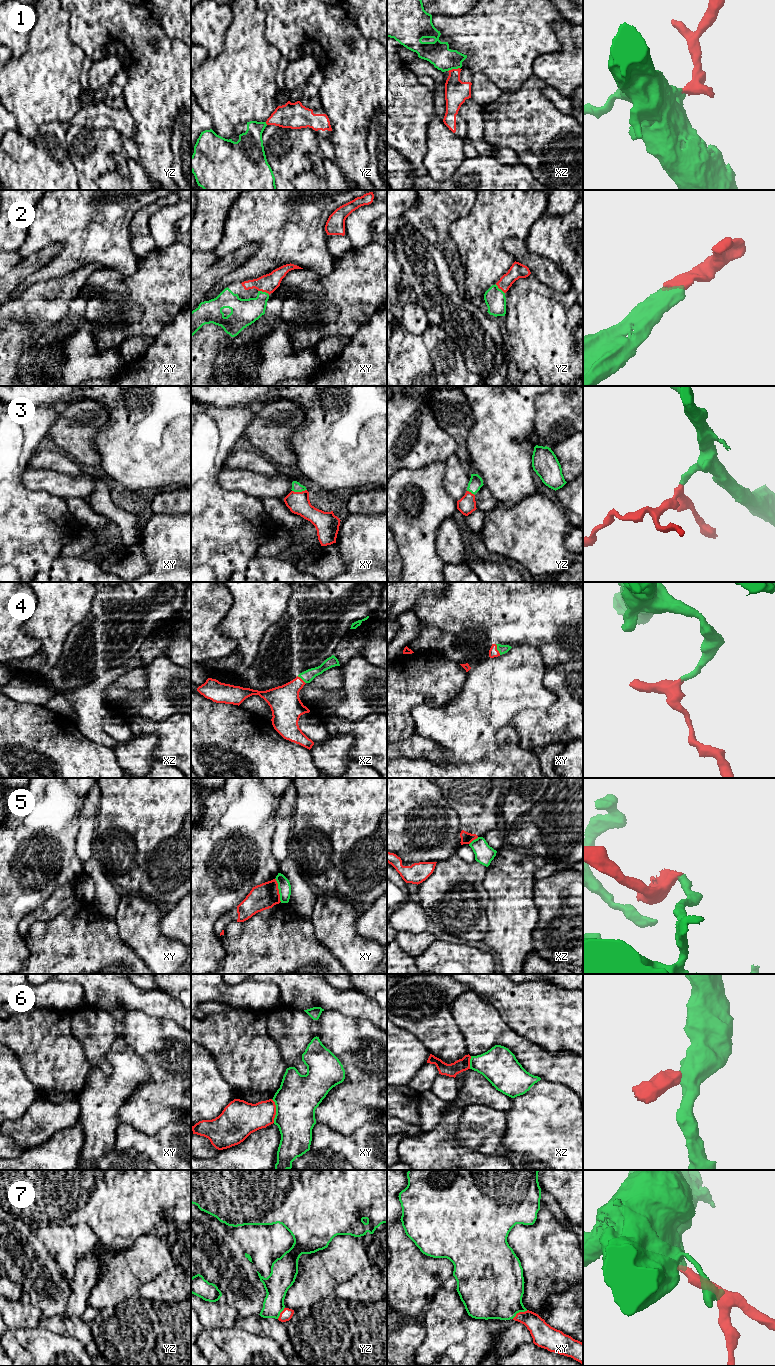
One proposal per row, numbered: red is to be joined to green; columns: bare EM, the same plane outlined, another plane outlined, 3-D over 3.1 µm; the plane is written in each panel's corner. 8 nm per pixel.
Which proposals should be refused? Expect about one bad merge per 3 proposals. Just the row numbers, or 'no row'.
5, 6

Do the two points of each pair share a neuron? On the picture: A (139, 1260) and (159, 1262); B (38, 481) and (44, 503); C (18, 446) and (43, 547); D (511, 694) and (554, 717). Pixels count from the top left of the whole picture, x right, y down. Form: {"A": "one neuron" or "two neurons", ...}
{"A": "one neuron", "B": "two neurons", "C": "one neuron", "D": "two neurons"}

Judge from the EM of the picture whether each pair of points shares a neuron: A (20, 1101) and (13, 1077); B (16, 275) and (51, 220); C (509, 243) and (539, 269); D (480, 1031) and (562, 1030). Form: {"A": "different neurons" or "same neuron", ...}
{"A": "same neuron", "B": "different neurons", "C": "same neuron", "D": "different neurons"}

